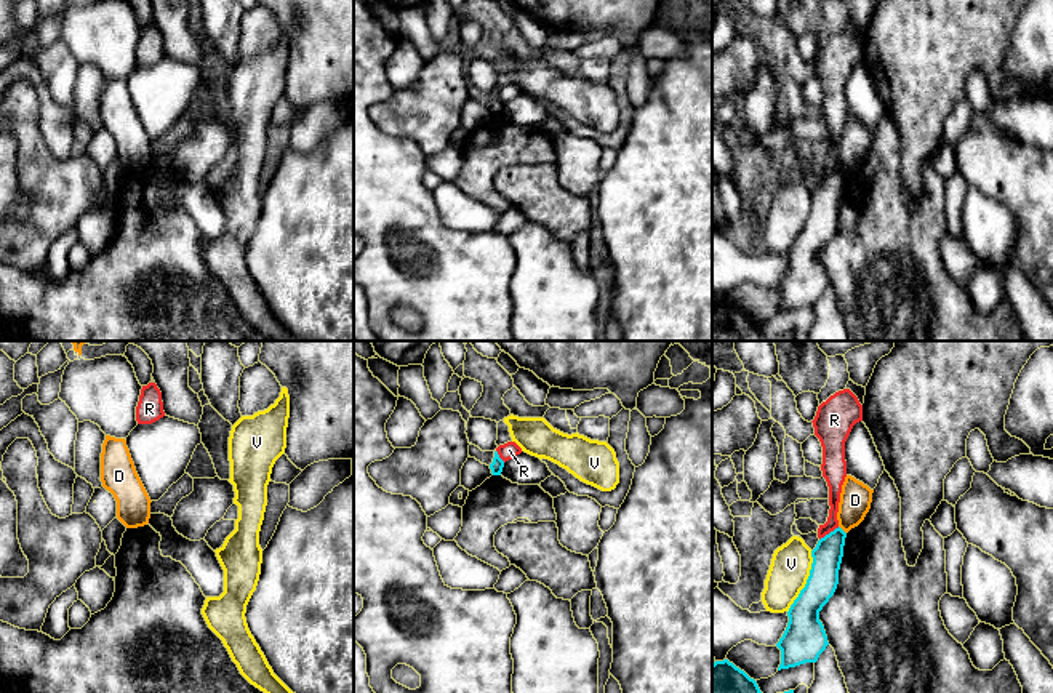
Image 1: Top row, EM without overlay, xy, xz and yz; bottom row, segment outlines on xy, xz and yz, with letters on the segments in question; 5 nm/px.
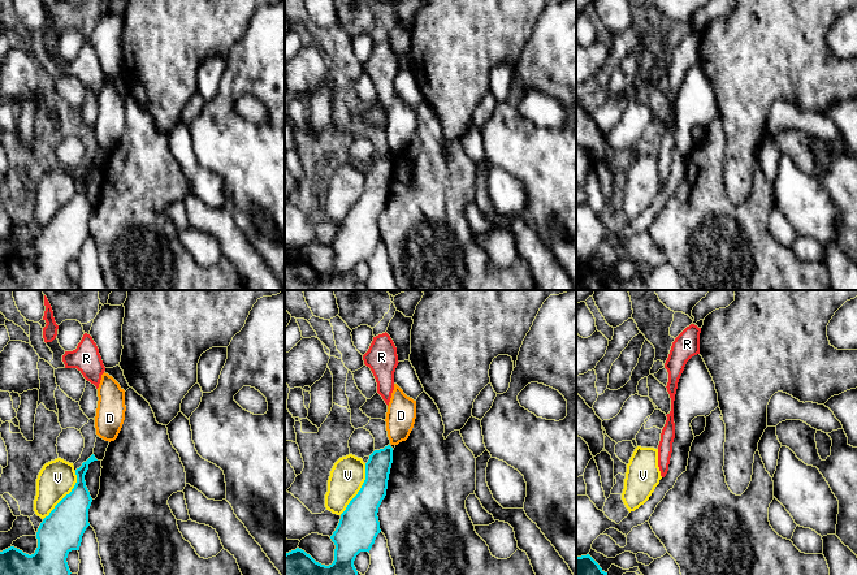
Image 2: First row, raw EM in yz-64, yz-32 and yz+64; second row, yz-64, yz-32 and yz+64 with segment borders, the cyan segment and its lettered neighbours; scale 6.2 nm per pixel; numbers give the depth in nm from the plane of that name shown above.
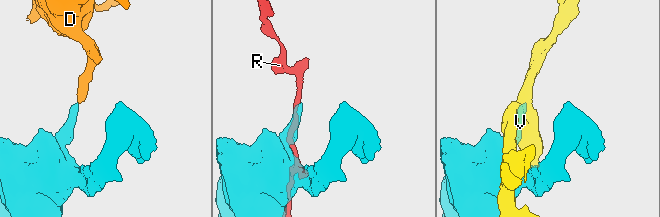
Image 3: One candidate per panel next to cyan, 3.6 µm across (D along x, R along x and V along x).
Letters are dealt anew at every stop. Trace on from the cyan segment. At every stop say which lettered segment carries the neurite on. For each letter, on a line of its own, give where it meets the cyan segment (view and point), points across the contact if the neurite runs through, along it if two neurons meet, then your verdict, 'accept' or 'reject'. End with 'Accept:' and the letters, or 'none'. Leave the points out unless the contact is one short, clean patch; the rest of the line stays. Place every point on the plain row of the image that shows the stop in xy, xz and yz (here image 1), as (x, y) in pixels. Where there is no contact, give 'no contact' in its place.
D: contact yz (842, 172); border yz (839, 167), (845, 175); reject
R: contact yz (831, 173); border yz (839, 168), (820, 181); reject
V: contact yz (807, 223); reject
Accept: none

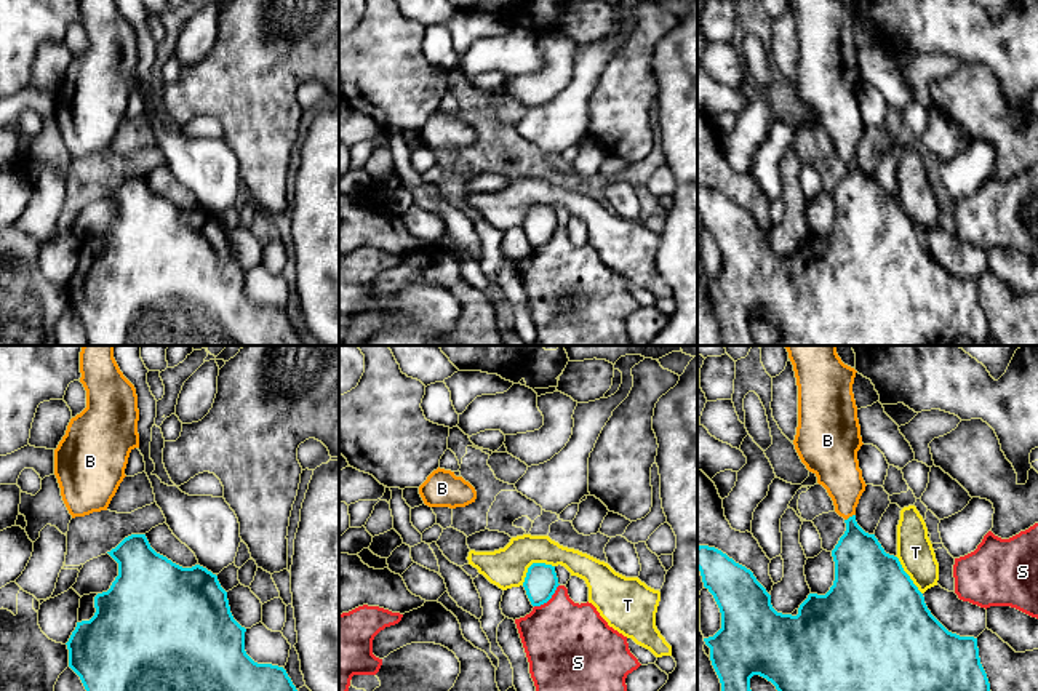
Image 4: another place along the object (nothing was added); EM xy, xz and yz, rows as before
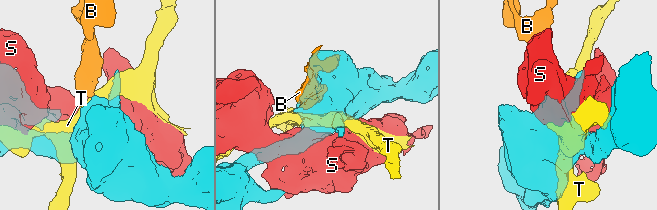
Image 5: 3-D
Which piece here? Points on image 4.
B: contact yz (850, 159); way yz (861, 205), (850, 159), (837, 111); accept
S: contact xz (549, 240); reject
T: contact xz (533, 205); reject
Accept: B

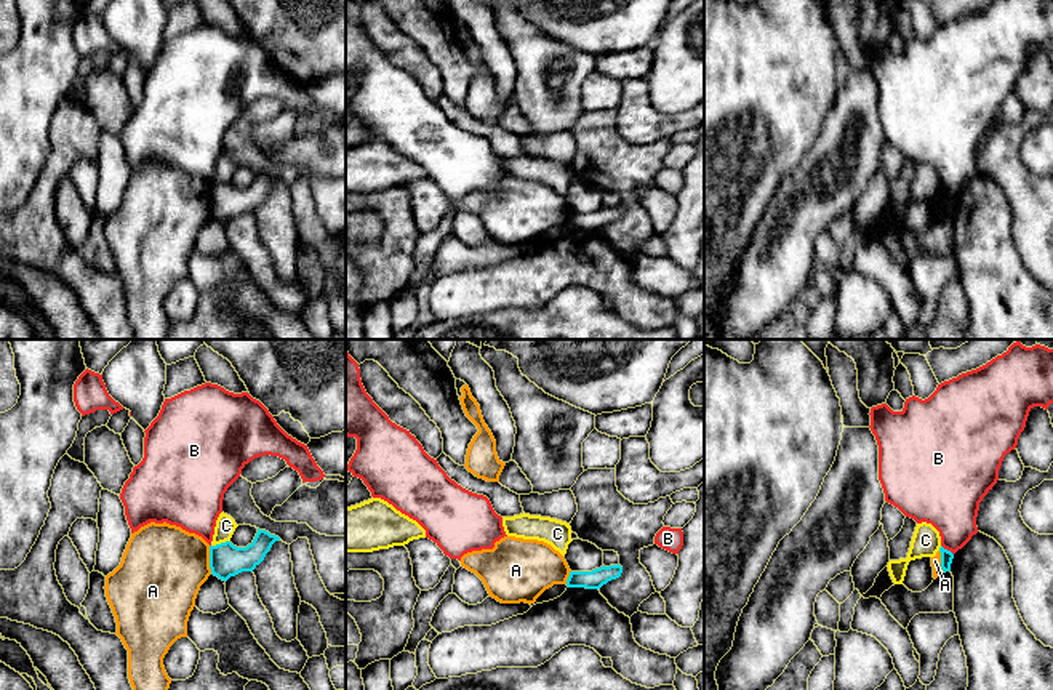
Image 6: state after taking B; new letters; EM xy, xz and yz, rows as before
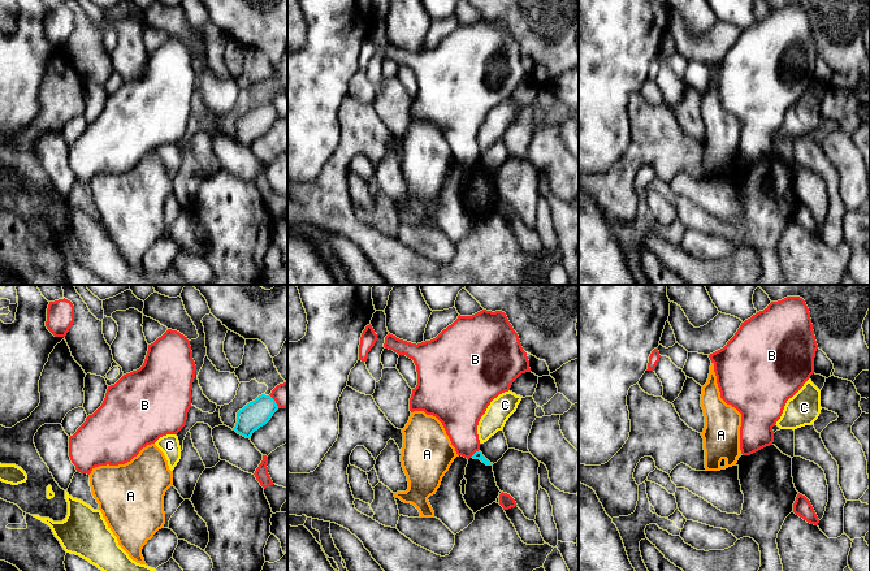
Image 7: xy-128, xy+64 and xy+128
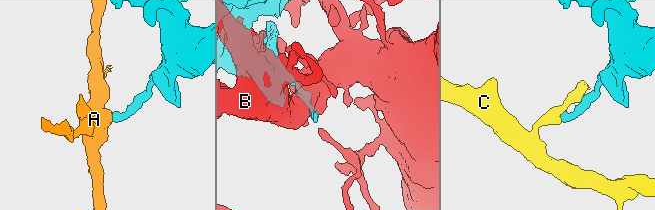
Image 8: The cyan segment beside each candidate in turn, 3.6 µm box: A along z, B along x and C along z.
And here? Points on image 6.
A: contact xy (210, 202); border xy (208, 188), (208, 208), (212, 215); reject
B: contact yz (946, 191); reject
C: contact xy (220, 186); border xy (229, 181), (212, 188); reject
Accept: none

